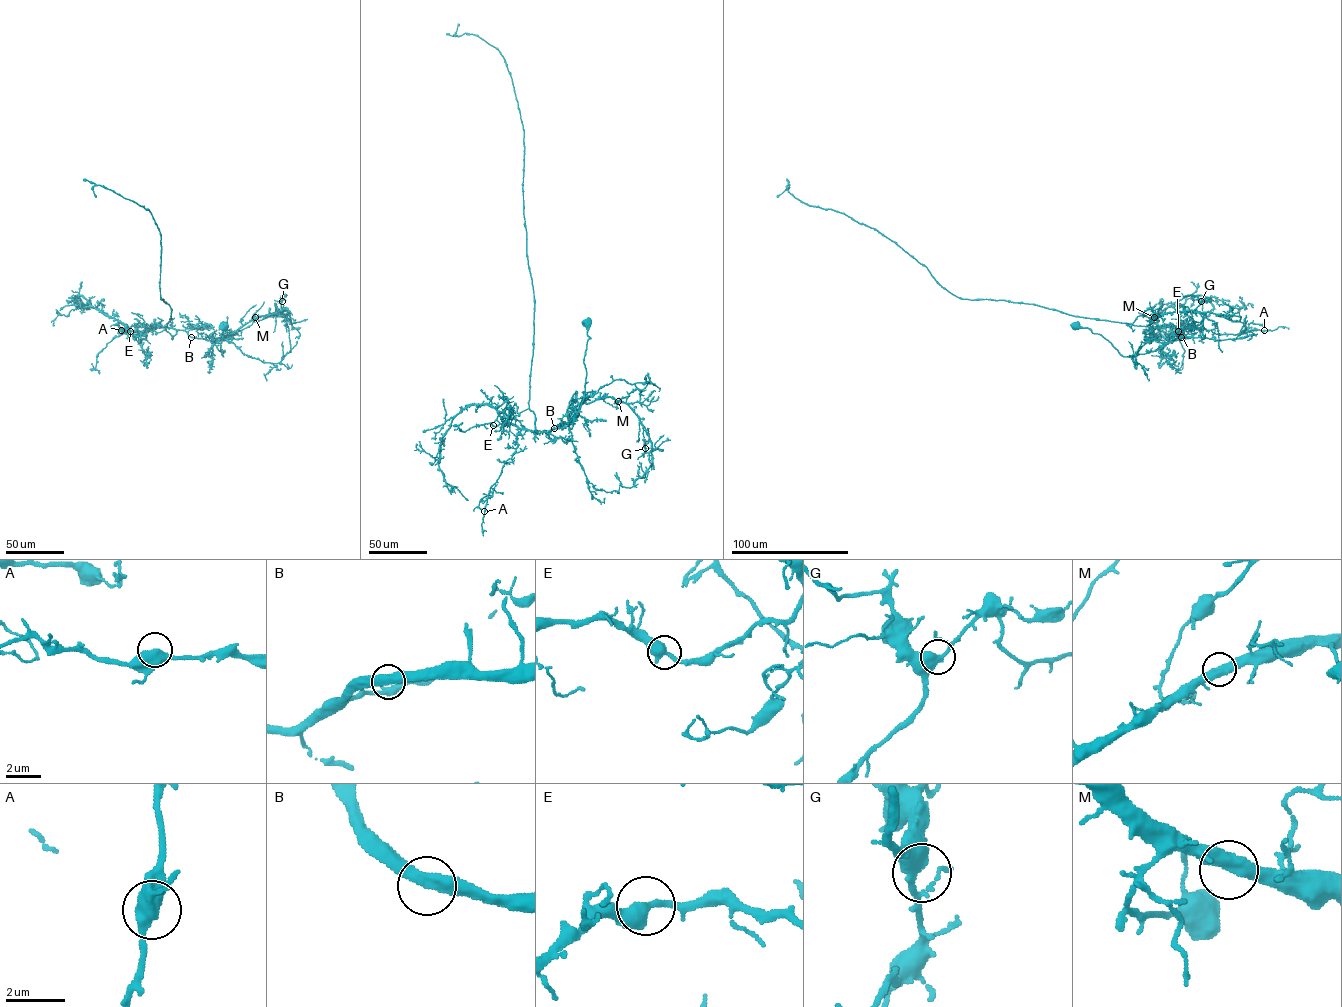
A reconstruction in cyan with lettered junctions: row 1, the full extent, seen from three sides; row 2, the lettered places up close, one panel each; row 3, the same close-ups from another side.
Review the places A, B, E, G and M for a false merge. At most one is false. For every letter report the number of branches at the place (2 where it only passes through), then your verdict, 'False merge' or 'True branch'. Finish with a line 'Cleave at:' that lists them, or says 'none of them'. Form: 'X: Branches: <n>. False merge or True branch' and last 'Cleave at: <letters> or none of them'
A: Branches: 2. True branch
B: Branches: 2. True branch
E: Branches: 2. True branch
G: Branches: 2. True branch
M: Branches: 2. True branch
Cleave at: none of them

